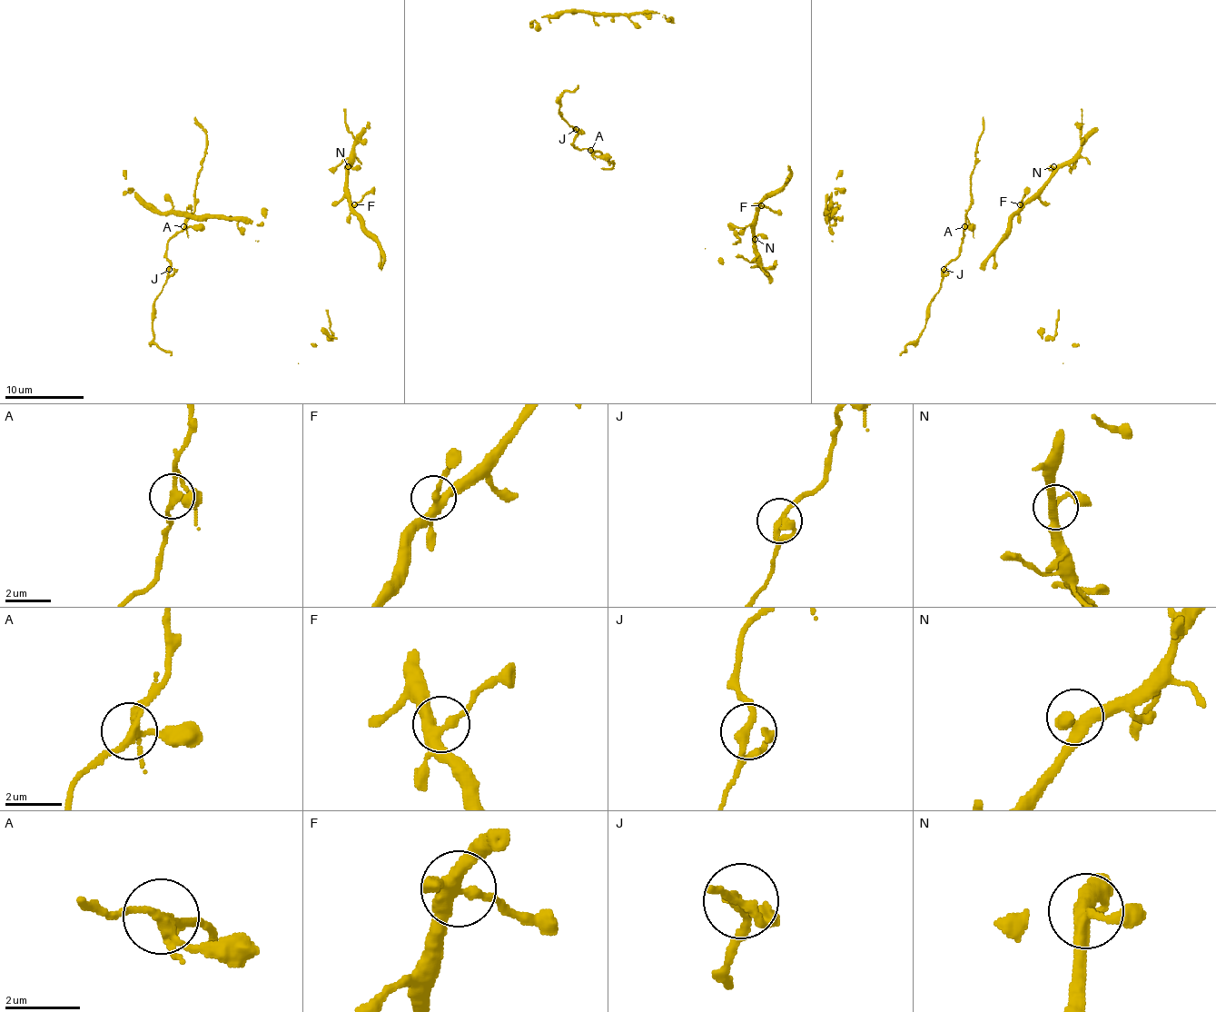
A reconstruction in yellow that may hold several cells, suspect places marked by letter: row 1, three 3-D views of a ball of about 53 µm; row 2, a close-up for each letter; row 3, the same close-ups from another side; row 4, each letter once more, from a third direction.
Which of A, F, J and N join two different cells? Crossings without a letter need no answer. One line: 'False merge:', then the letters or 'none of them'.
False merge: none of them

